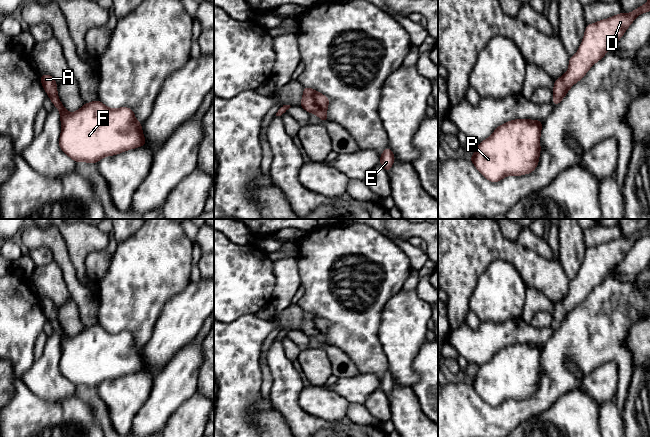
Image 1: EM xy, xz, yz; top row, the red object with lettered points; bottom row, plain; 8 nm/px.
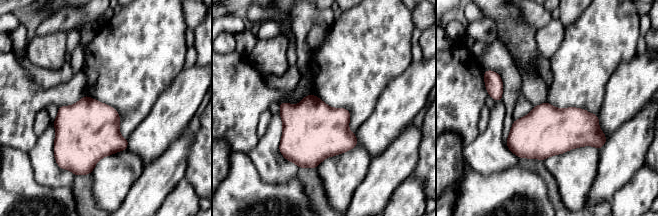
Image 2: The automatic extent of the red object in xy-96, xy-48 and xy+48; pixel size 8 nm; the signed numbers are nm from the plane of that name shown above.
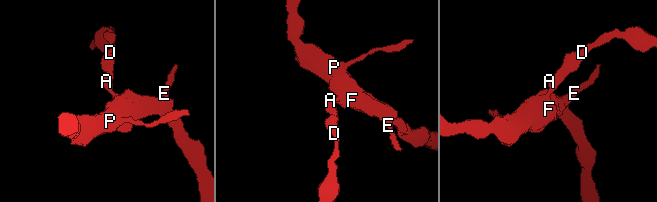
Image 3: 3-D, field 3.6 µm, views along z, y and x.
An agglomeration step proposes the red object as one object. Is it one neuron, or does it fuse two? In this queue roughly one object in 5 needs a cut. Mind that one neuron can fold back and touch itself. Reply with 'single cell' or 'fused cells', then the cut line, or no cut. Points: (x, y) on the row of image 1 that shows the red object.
single cell; no cut

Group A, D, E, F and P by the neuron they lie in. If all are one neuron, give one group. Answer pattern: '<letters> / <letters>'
A D E F P

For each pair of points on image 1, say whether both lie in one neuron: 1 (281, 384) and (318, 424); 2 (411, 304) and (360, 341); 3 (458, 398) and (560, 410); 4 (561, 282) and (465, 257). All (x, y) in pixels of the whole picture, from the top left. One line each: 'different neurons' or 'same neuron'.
1: same neuron
2: different neurons
3: different neurons
4: same neuron

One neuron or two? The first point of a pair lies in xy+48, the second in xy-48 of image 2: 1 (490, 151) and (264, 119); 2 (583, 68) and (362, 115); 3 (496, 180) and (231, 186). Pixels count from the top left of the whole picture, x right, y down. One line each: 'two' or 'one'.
1: two
2: one
3: one

